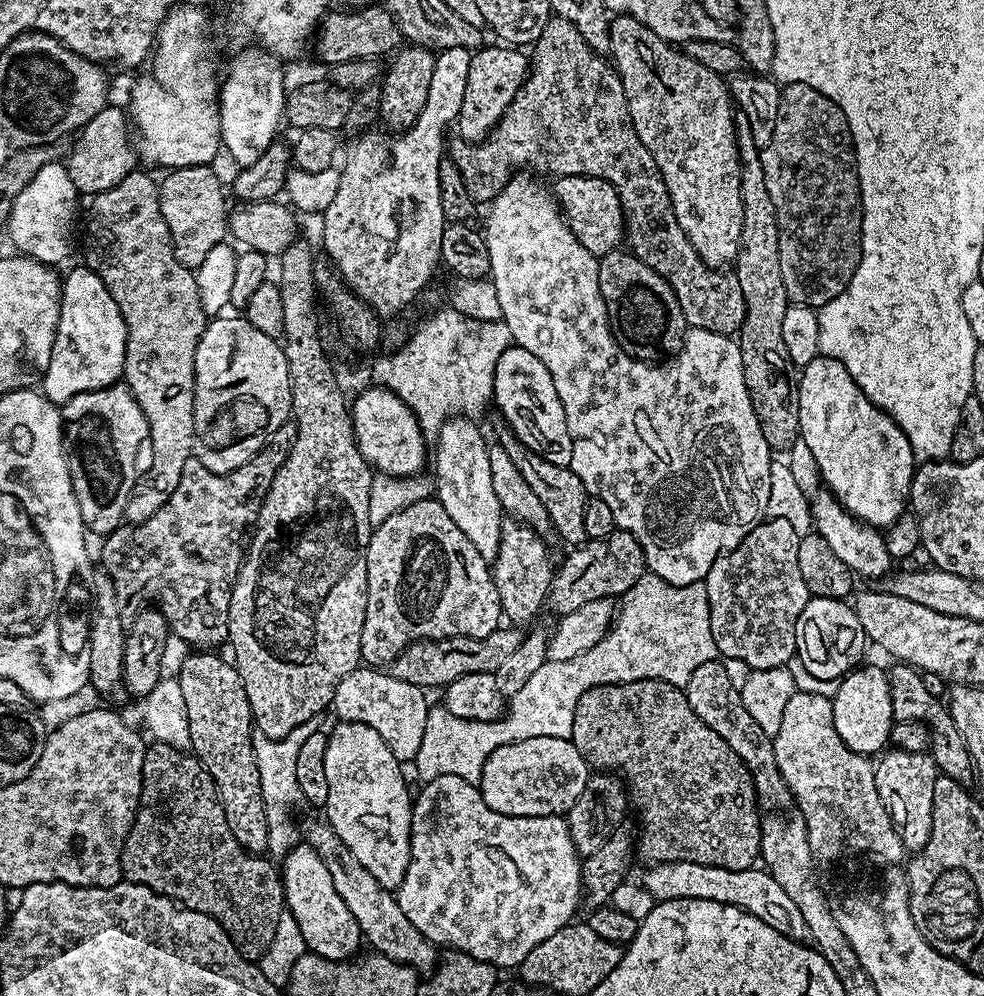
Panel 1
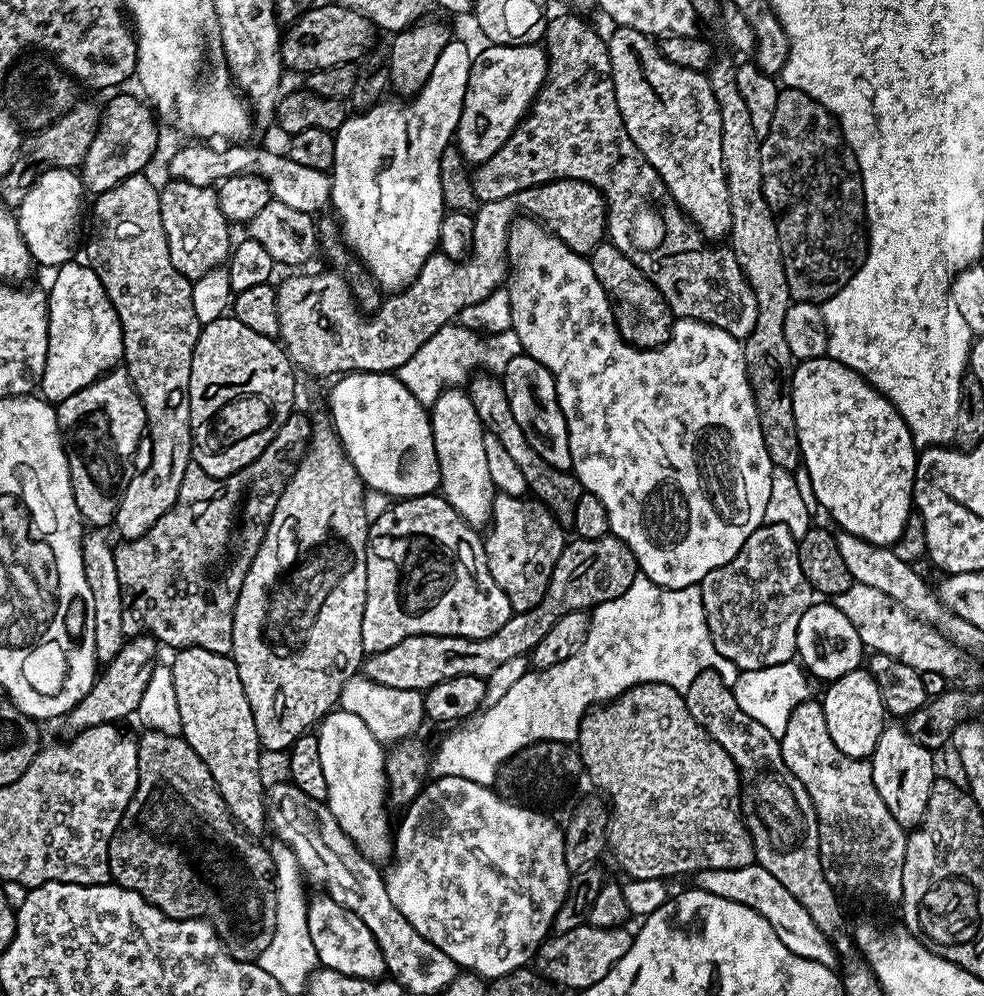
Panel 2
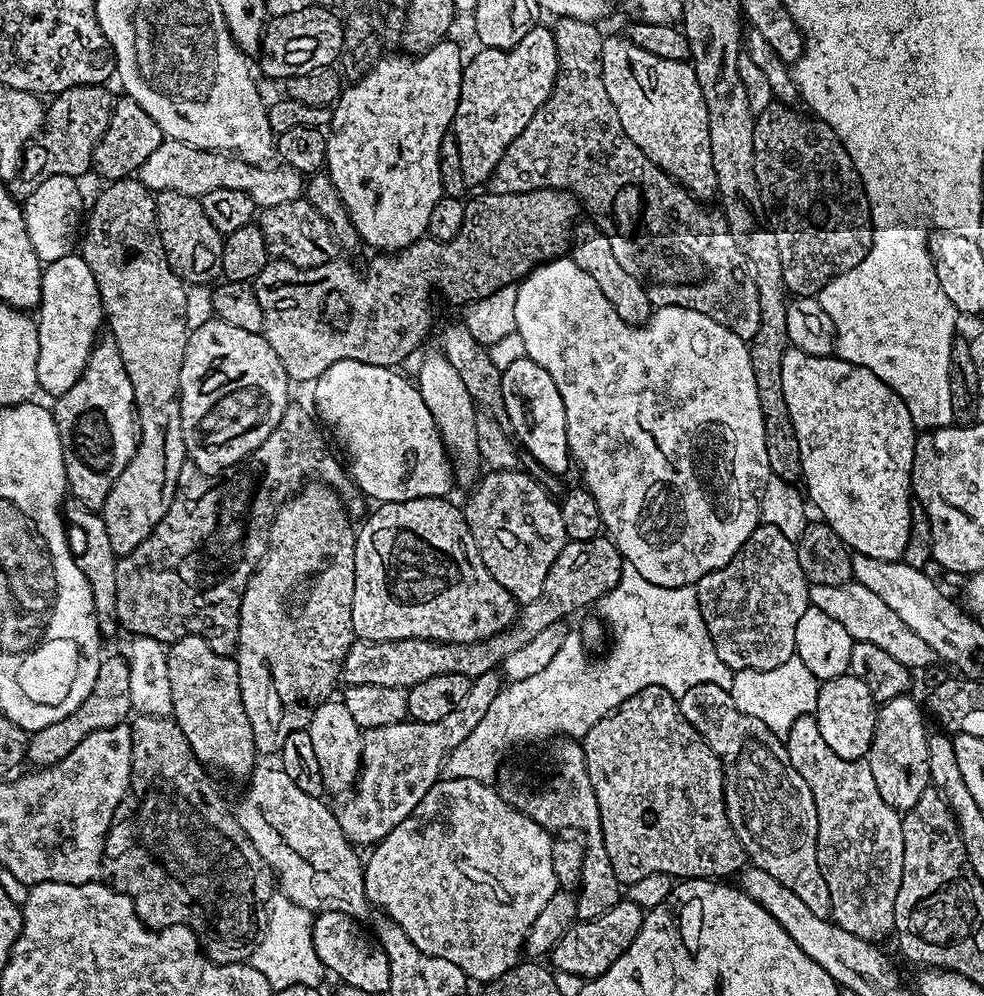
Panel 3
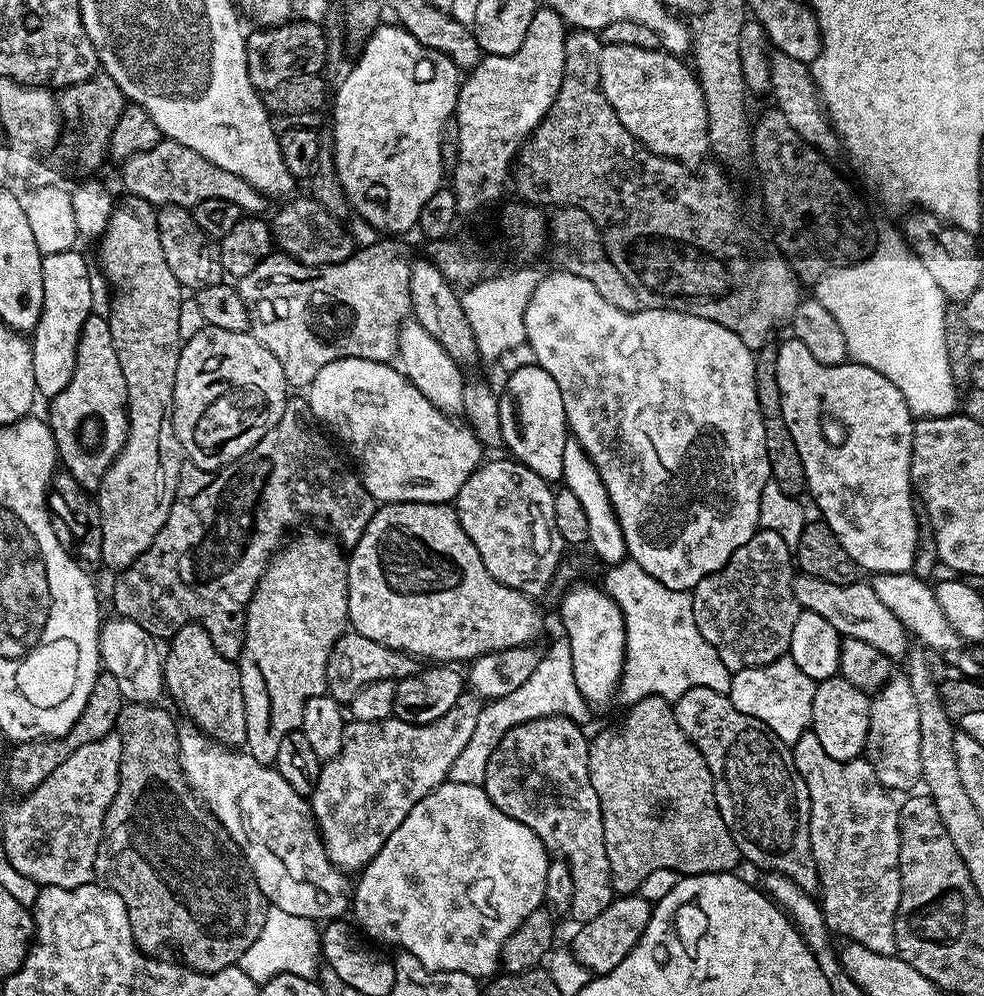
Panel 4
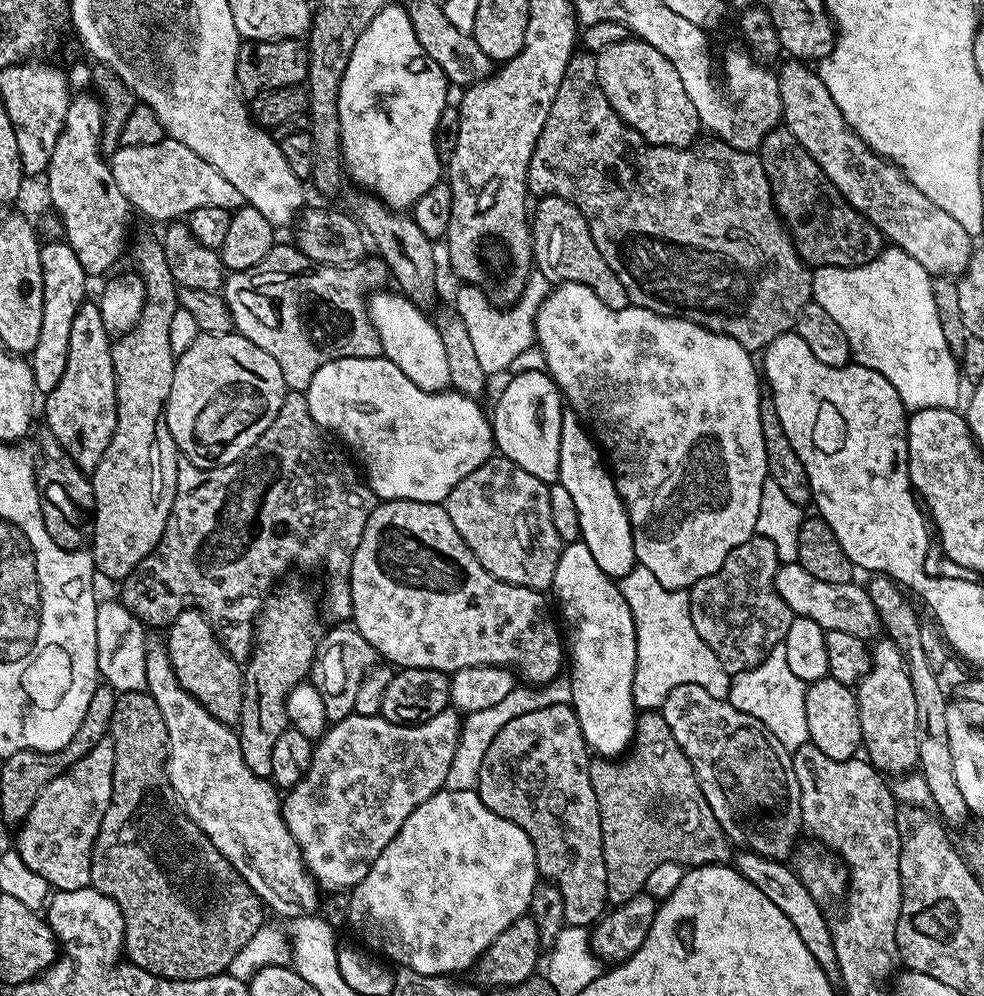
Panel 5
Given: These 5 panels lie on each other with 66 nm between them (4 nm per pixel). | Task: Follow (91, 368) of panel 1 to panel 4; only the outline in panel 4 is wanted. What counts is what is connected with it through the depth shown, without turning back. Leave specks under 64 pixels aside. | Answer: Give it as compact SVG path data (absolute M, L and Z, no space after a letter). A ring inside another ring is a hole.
M80 250L44 256L42 286L42 314L35 332L30 336L32 369L37 393L41 397L51 398L66 390L66 382L70 382L70 374L74 374L80 331L86 318L94 312L92 280L88 277L88 264Z

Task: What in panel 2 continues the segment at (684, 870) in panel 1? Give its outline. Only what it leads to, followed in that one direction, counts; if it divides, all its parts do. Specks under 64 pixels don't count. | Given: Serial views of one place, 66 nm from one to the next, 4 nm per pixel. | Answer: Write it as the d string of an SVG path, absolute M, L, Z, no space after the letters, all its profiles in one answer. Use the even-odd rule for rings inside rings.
M754 862L750 866L730 870L702 870L695 873L694 884L710 894L718 894L718 898L742 902L742 906L750 906L750 910L762 914L762 918L766 918L766 922L774 926L774 934L782 938L786 950L807 960L822 962L822 966L827 968L837 967L838 953L832 947L831 940L826 934L822 934L822 930L818 930L818 926L814 926L814 918L806 914L802 902L798 902L798 898L794 898L794 894L790 894L790 890L786 890L786 886L782 886L782 882L778 882L778 878L774 878L774 874L770 874L770 870L766 870L761 864Z

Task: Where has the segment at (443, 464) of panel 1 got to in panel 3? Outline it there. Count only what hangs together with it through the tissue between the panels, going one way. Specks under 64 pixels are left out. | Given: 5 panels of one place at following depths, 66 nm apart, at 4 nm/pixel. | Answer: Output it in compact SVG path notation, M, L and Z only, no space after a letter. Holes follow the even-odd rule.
M435 354L428 356L420 364L420 380L418 387L422 394L422 402L426 402L426 410L434 418L436 428L440 431L440 437L444 443L444 449L454 461L454 480L464 490L471 489L475 485L482 472L482 461L478 454L478 426L476 425L477 406L470 398L470 390L462 378L458 378L458 370L450 366L450 362L444 355Z

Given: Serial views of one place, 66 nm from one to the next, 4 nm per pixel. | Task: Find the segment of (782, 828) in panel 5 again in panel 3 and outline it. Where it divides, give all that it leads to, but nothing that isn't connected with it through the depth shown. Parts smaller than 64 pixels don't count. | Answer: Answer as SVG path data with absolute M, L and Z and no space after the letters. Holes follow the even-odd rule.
M699 684L683 692L678 699L686 722L690 722L690 726L702 734L710 750L714 750L716 757L724 764L726 814L738 842L742 842L751 867L766 870L770 878L778 878L786 890L802 898L813 914L831 917L830 889L826 887L826 878L822 878L822 870L818 866L818 810L814 794L810 786L806 786L806 778L792 768L787 743L776 736L766 723L738 710L727 688Z

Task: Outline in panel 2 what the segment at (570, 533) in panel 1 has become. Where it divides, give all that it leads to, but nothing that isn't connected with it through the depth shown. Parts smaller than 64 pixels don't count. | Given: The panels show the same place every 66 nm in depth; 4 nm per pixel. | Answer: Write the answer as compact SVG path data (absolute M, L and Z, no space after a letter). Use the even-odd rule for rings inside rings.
M480 374L467 381L466 391L474 402L474 410L478 410L478 418L484 423L485 429L494 438L498 438L498 442L502 442L502 446L506 446L510 458L514 458L514 462L518 462L518 470L522 470L522 474L526 474L526 482L531 495L552 511L552 517L558 523L562 526L571 525L574 518L574 506L578 506L578 498L582 491L578 478L573 476L571 471L550 466L550 462L543 460L538 454L538 450L534 450L534 446L530 446L530 442L522 434L522 426L518 426L518 422L514 418L514 410L510 410L510 402L506 398L503 379L496 374Z

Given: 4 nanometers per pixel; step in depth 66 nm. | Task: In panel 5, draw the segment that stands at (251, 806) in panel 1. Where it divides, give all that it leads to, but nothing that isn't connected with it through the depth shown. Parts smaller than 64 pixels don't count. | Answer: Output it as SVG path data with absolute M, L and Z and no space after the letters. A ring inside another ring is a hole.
M189 610L178 614L172 624L167 625L168 657L177 682L182 685L215 720L229 726L239 725L244 697L244 678L241 665L230 658L230 654L220 645L216 631L200 612Z

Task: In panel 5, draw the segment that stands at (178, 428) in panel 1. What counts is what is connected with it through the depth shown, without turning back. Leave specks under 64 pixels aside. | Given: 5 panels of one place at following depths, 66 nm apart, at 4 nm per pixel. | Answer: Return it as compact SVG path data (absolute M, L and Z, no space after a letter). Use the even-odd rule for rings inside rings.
M159 239L140 240L133 250L134 265L145 282L145 304L141 316L128 332L123 333L112 345L114 378L116 379L116 425L112 441L106 446L102 460L90 474L94 490L94 511L90 521L92 560L104 576L115 582L123 581L158 546L170 518L170 510L176 493L176 461L178 449L166 426L164 404L170 394L170 382L174 382L177 357L170 350L170 322L178 307L178 285L166 266L164 245Z

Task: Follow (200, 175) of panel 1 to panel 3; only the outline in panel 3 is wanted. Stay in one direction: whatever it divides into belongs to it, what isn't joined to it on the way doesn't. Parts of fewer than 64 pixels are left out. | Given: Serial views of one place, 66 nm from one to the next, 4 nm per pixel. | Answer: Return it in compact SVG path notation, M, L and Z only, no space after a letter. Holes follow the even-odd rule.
M158 192L155 193L155 197L156 229L168 265L185 285L211 285L221 275L224 236L218 230L214 230L214 222L206 218L197 197L177 192Z

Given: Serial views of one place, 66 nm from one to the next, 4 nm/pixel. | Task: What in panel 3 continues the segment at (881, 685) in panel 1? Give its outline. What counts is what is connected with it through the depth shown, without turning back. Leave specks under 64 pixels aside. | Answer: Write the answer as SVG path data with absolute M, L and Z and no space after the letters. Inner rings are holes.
M845 674L825 680L819 687L814 715L818 722L818 730L822 730L822 739L826 741L826 746L830 746L830 750L834 750L834 754L838 754L838 758L843 760L864 760L874 738L878 711L877 702L866 682L862 682L857 676Z

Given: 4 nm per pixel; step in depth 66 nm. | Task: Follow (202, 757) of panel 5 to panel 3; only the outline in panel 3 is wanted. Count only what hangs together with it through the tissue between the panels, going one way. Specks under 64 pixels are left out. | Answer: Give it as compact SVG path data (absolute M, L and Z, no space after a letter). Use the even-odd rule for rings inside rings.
M279 766L257 767L247 784L248 789L245 790L244 797L236 806L234 804L234 815L238 826L242 826L258 854L262 854L262 858L272 869L279 891L310 913L344 912L361 922L367 921L370 905L366 898L362 856L360 860L359 854L356 853L359 851L349 842L346 834L342 834L342 826L338 826L335 811L331 807L327 808L321 797L306 794L306 790L297 786L291 780L290 774L286 774Z

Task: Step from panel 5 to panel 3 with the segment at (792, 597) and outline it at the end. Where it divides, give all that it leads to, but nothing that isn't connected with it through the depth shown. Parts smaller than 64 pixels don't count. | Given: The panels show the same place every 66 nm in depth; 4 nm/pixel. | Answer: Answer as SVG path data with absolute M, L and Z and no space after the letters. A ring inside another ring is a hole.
M855 582L840 586L811 585L808 589L808 602L811 607L822 610L822 614L830 614L830 618L846 626L846 634L850 634L853 641L870 642L878 646L878 650L886 650L890 658L902 662L902 666L910 670L923 670L933 663L934 653L931 646L922 642L922 638L906 626L906 623L886 606L886 602L882 602L877 594L865 586Z

